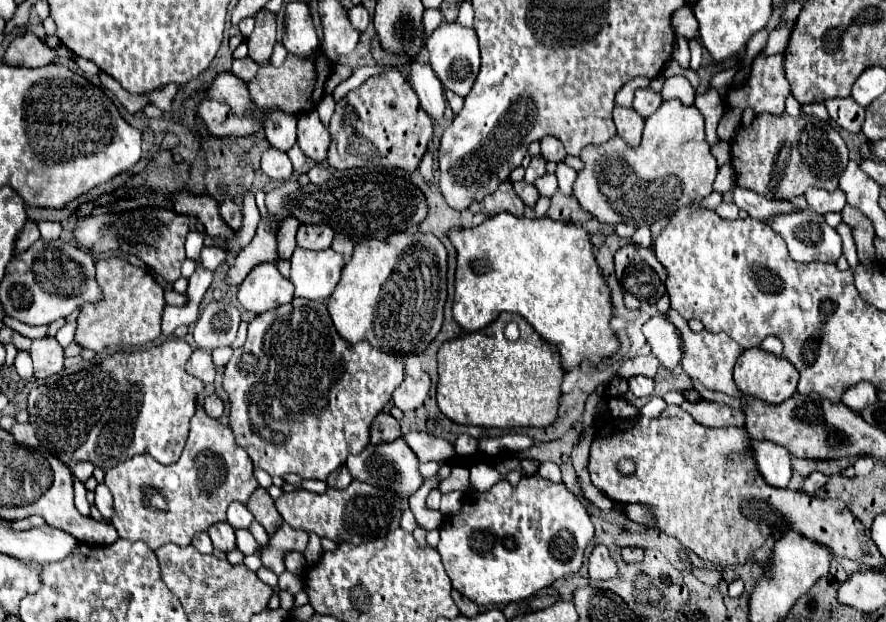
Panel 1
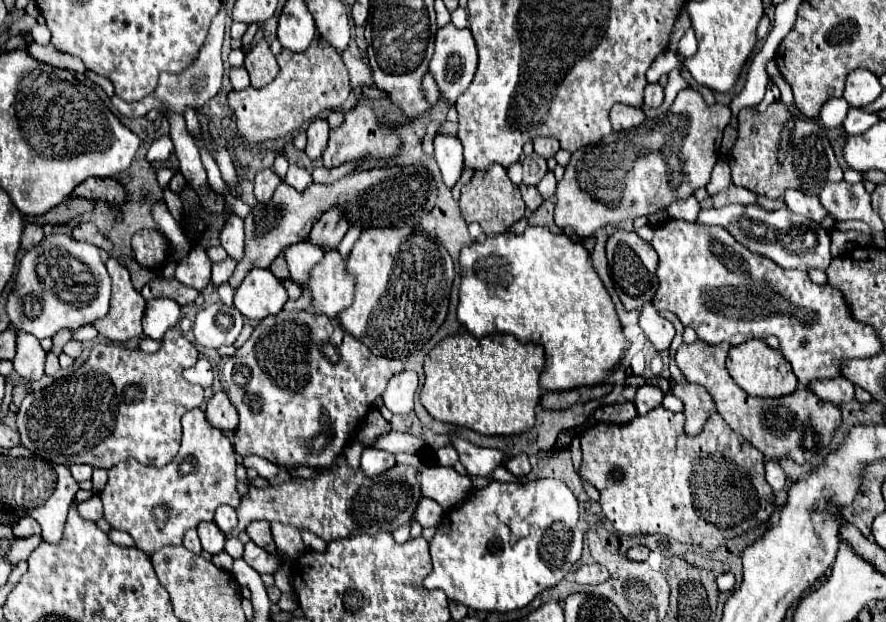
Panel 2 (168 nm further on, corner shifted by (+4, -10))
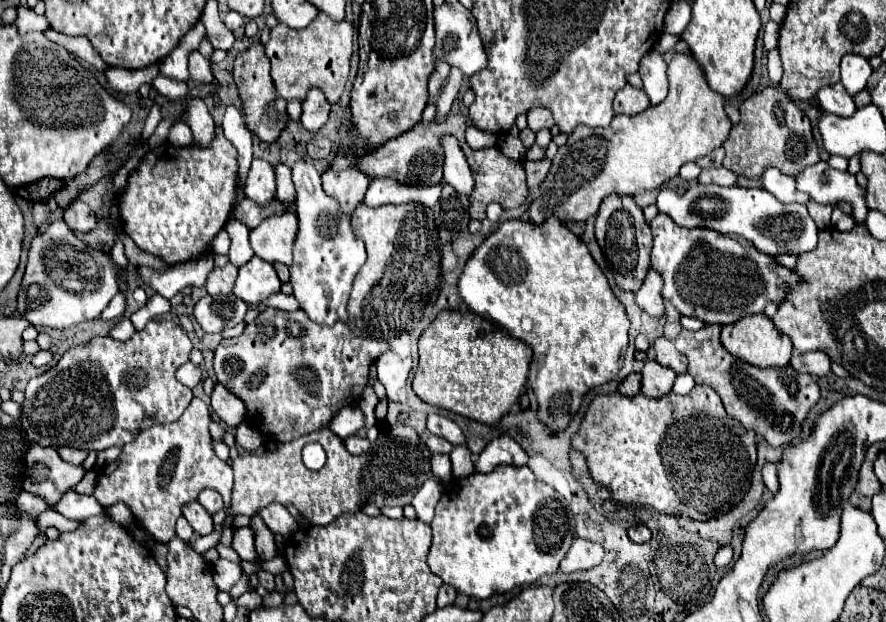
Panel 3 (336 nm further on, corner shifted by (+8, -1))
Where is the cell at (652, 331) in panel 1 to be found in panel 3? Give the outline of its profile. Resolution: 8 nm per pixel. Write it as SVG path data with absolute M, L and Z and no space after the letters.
M649 268L641 288L635 292L637 304L651 316L661 318L663 316L663 296L661 296L661 288L663 288L663 278L655 268Z

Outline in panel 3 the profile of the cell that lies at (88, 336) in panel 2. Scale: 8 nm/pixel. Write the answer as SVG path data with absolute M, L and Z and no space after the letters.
M119 292L119 294L109 302L109 306L107 306L105 312L101 314L101 318L103 318L103 320L113 320L113 318L117 318L117 316L123 316L125 310L127 310L127 298Z

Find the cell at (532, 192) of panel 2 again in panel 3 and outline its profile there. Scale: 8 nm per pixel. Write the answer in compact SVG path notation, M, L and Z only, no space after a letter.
M549 158L539 160L539 162L529 162L529 160L525 160L527 186L529 186L529 188L537 188L537 186L545 180L549 168L551 168L551 160L549 160Z

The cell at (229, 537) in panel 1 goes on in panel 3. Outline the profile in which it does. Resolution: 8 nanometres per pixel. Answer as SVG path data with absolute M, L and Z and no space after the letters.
M189 502L185 504L185 508L181 508L185 520L193 526L193 530L199 534L199 536L205 536L205 534L211 534L213 532L213 520L211 520L211 514L205 512L205 508L201 508L197 502Z

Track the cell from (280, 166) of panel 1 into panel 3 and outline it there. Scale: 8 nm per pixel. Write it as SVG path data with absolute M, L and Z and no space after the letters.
M255 158L251 162L243 194L257 204L269 204L275 198L275 168L267 160Z

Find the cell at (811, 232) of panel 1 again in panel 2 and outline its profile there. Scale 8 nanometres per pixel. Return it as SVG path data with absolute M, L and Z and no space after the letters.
M727 205L725 209L703 209L697 223L703 225L719 225L729 229L737 241L741 241L747 249L761 253L781 265L783 269L821 269L825 271L831 263L829 253L829 231L823 229L819 223L809 221L807 217L801 217L789 209L777 209L777 211L765 211L759 205L743 207L743 205Z

